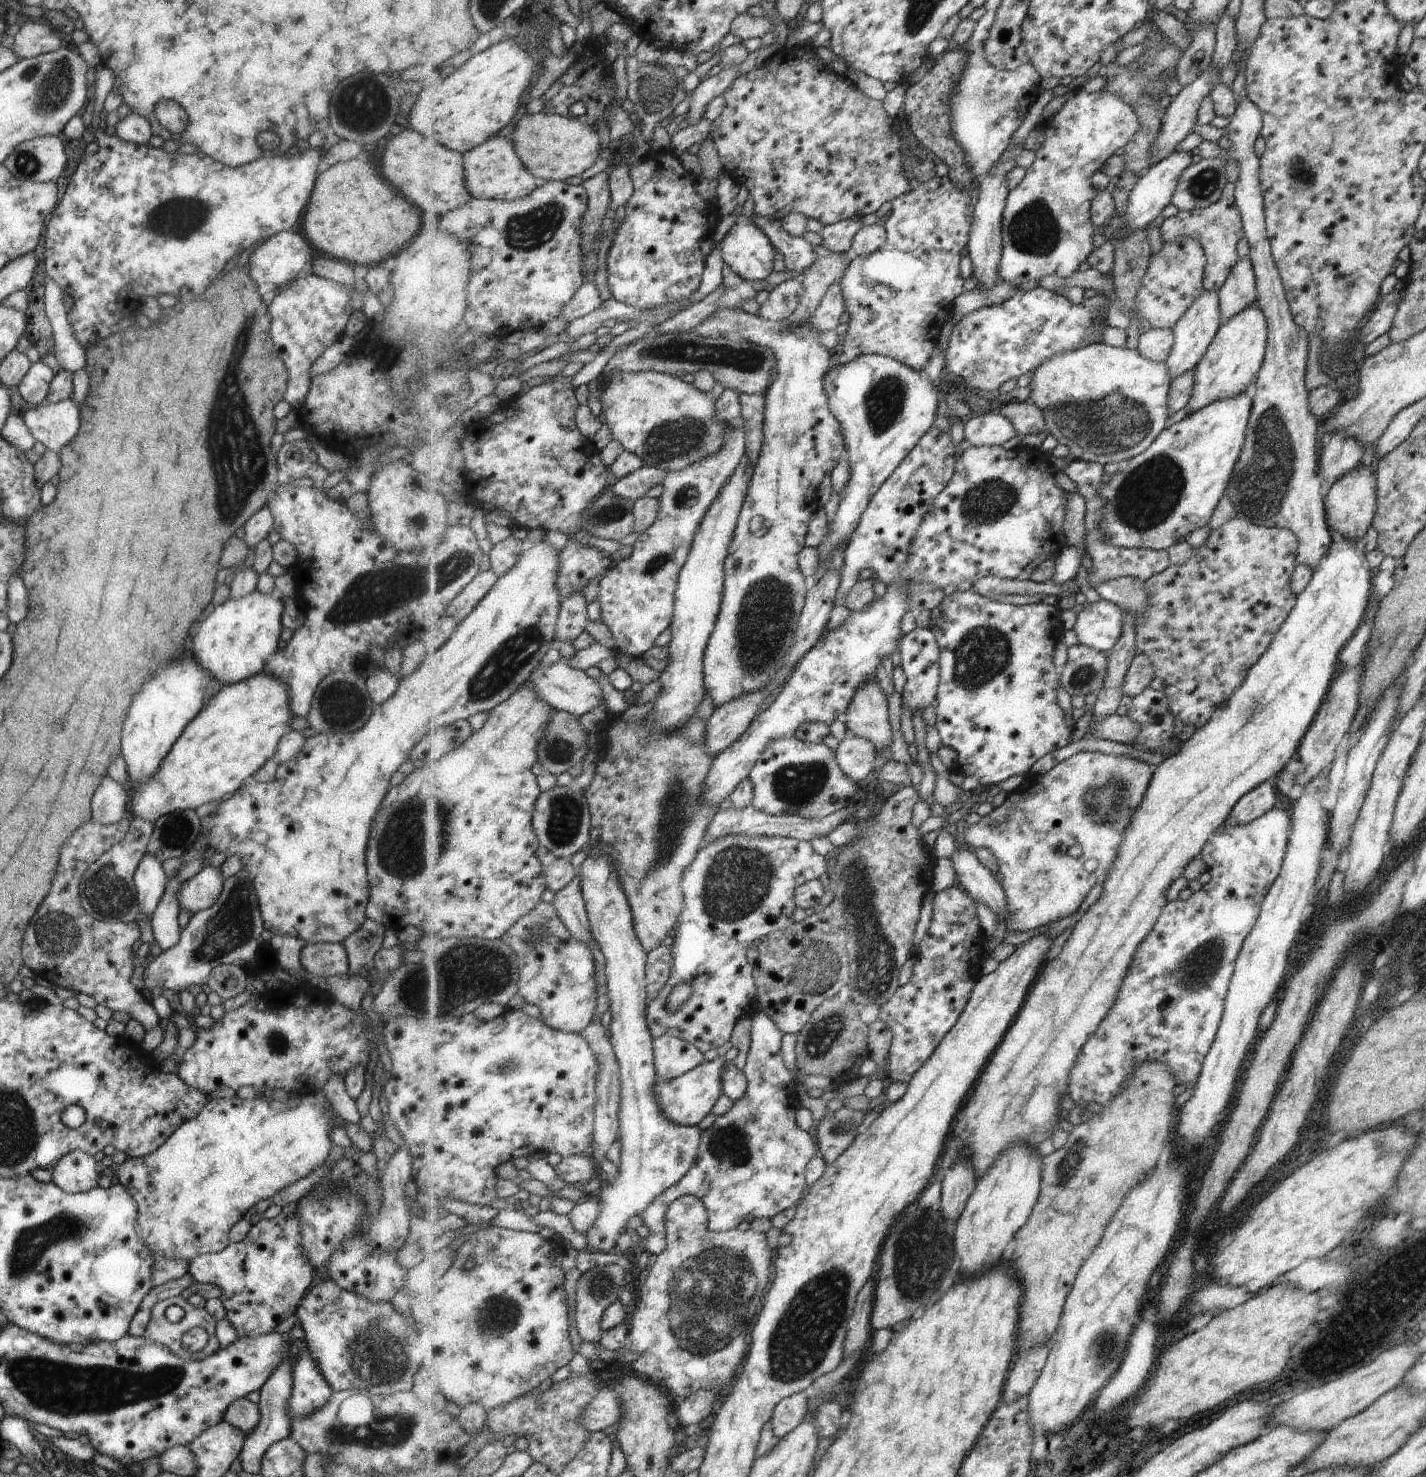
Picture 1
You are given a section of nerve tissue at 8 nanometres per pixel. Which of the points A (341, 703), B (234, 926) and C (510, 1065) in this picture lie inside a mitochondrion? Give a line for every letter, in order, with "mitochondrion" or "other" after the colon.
A: mitochondrion
B: mitochondrion
C: mitochondrion

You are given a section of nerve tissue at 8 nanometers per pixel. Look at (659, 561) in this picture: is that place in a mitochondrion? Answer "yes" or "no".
yes

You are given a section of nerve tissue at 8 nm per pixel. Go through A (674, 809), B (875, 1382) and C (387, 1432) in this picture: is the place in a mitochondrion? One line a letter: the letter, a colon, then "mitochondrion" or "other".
A: mitochondrion
B: other
C: mitochondrion

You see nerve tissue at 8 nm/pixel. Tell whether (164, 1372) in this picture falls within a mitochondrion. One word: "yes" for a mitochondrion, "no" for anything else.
yes

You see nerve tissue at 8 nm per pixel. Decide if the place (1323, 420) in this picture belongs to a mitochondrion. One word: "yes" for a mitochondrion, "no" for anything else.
no

